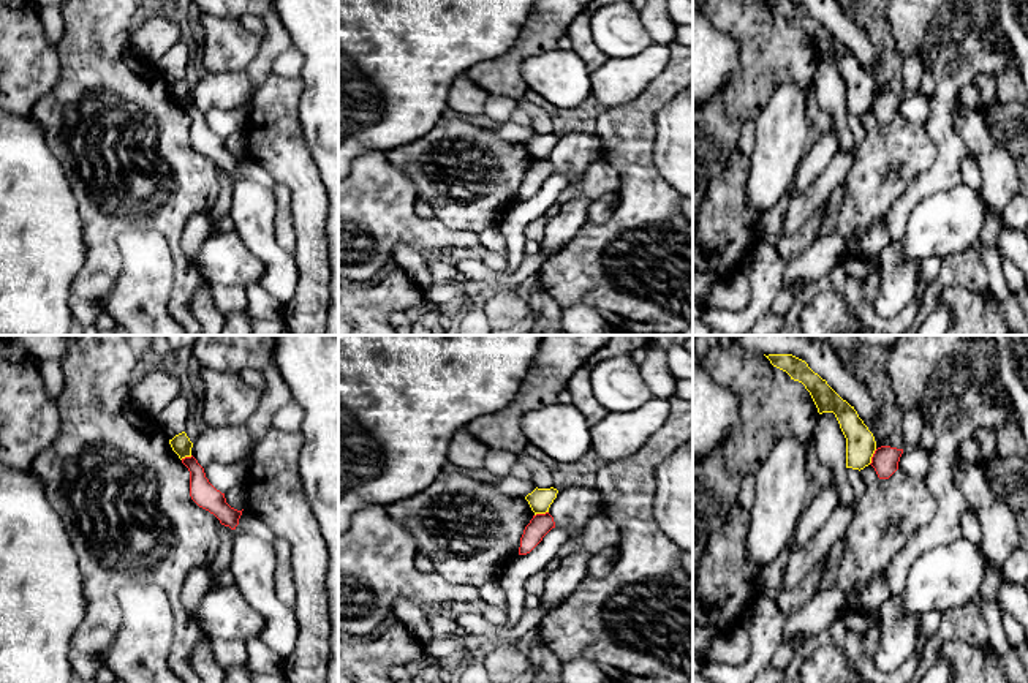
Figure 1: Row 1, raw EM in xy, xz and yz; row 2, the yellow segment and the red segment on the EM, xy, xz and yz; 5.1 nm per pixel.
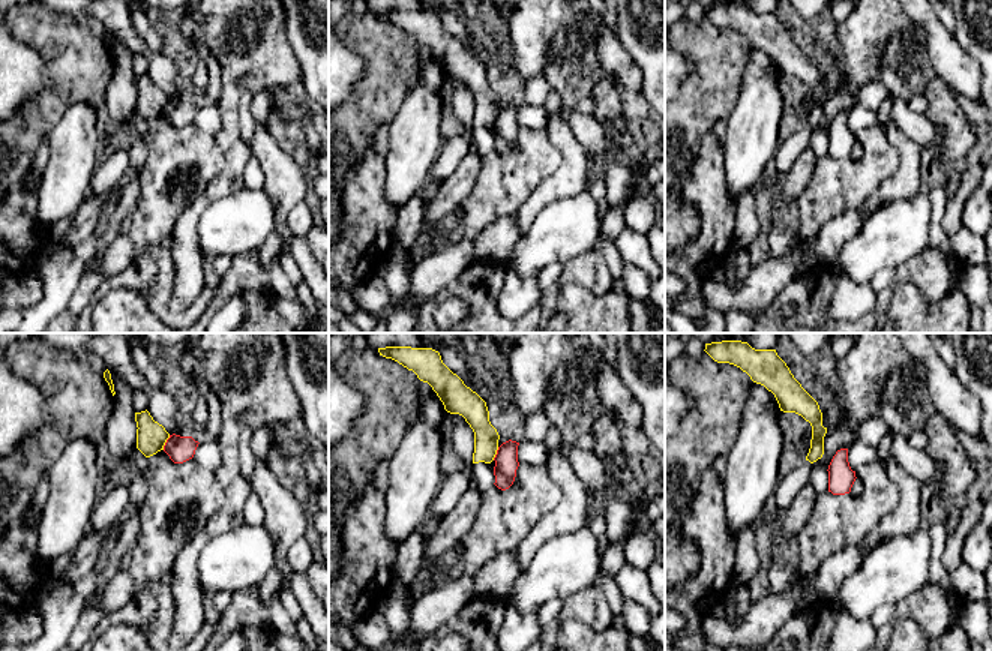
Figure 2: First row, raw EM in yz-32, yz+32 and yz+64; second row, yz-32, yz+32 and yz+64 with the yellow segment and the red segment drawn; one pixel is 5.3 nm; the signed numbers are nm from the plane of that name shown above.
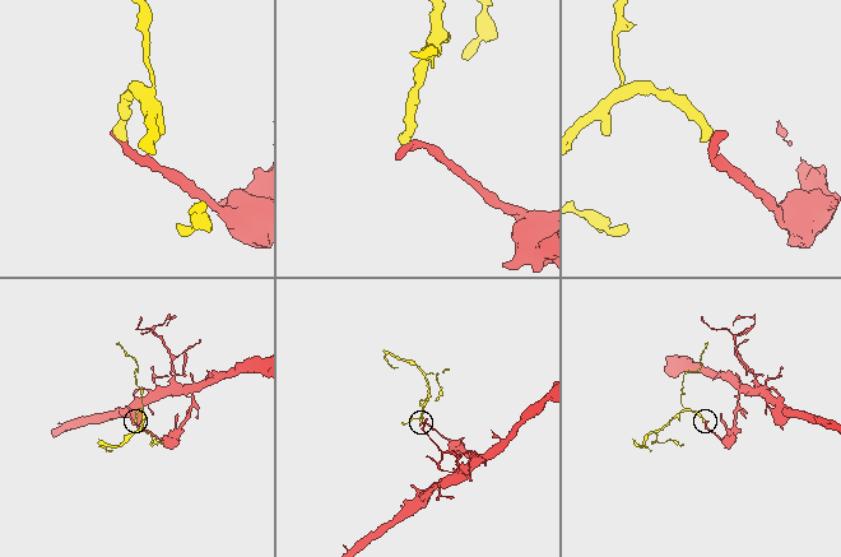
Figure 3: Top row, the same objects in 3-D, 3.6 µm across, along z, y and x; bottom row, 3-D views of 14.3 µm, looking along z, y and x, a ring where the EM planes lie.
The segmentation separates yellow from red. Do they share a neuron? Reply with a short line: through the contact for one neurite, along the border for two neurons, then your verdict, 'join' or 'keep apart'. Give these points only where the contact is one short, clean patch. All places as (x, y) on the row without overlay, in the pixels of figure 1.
line yz (876, 95), (869, 109); keep apart

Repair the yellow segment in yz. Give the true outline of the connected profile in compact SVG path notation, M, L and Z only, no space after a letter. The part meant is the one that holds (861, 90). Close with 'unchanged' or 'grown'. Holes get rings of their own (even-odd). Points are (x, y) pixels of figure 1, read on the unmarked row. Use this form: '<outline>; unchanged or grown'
M769 0L770 9L786 17L810 38L818 58L833 58L846 84L846 114L864 115L876 96L873 79L859 63L854 52L843 46L808 9L792 0Z; unchanged

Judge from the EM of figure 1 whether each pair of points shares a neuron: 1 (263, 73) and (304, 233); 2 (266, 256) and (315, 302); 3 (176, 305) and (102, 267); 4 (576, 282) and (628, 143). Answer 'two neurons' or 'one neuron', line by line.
1: two neurons
2: two neurons
3: one neuron
4: one neuron

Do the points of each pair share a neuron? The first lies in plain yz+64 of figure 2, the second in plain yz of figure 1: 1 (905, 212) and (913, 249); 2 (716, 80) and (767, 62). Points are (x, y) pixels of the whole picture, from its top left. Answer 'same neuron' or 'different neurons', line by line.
1: same neuron
2: same neuron

